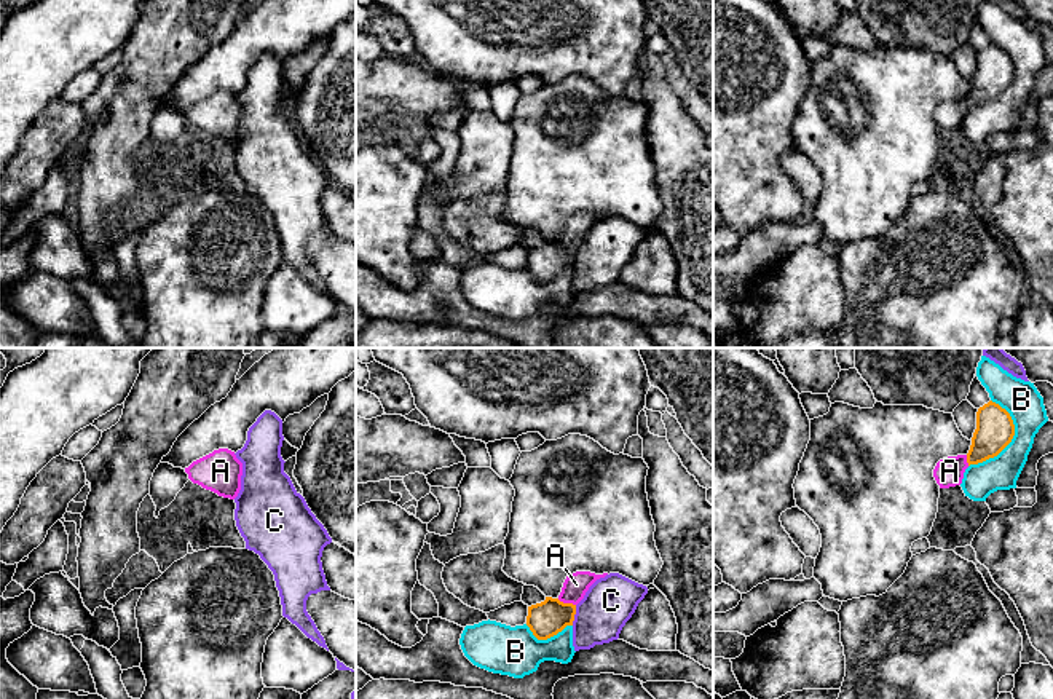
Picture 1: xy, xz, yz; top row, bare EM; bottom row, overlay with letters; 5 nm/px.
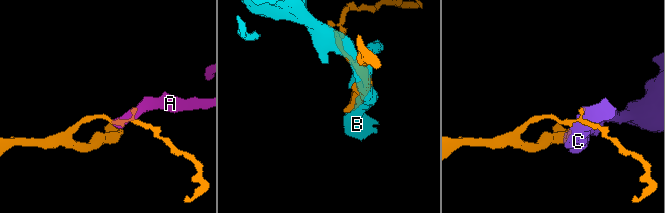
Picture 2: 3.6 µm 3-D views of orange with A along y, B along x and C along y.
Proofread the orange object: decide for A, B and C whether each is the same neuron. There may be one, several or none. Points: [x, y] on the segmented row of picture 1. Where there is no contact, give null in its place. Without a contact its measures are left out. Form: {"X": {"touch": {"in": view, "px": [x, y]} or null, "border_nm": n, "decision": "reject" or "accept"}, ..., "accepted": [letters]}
{"A": {"touch": {"in": "xz", "px": [567, 604]}, "border_nm": 100, "decision": "accept"}, "B": {"touch": {"in": "yz", "px": [1012, 438]}, "border_nm": 360, "decision": "reject"}, "C": {"touch": {"in": "xz", "px": [575, 613]}, "border_nm": 110, "decision": "reject"}, "accepted": ["A"]}

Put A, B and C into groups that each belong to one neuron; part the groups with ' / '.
A / B / C

